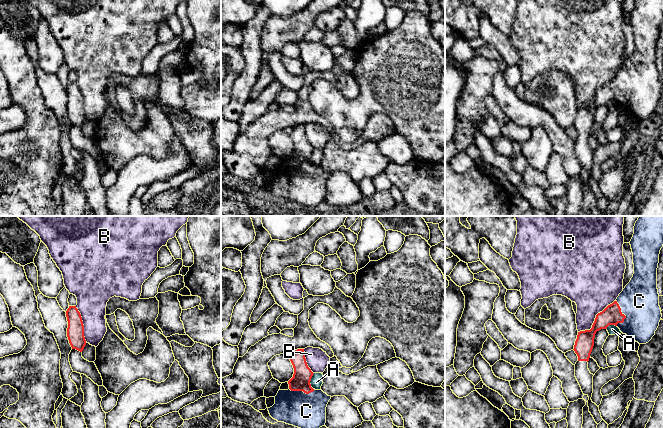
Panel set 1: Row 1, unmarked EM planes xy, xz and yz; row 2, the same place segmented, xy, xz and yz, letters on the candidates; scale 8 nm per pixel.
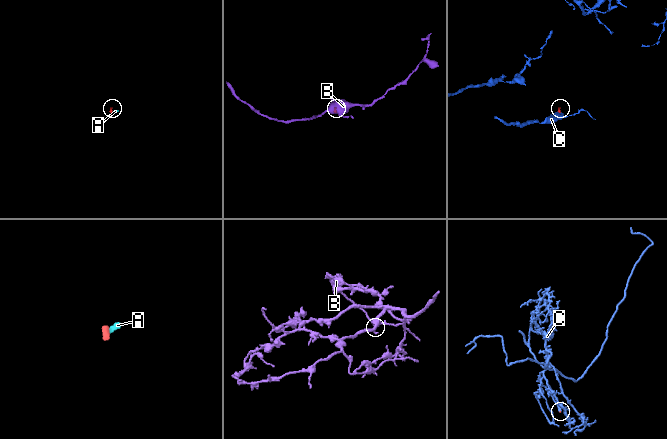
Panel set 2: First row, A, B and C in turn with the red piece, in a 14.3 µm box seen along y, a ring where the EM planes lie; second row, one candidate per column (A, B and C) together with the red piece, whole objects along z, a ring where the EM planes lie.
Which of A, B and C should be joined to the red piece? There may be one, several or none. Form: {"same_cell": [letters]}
{"same_cell": ["C"]}

